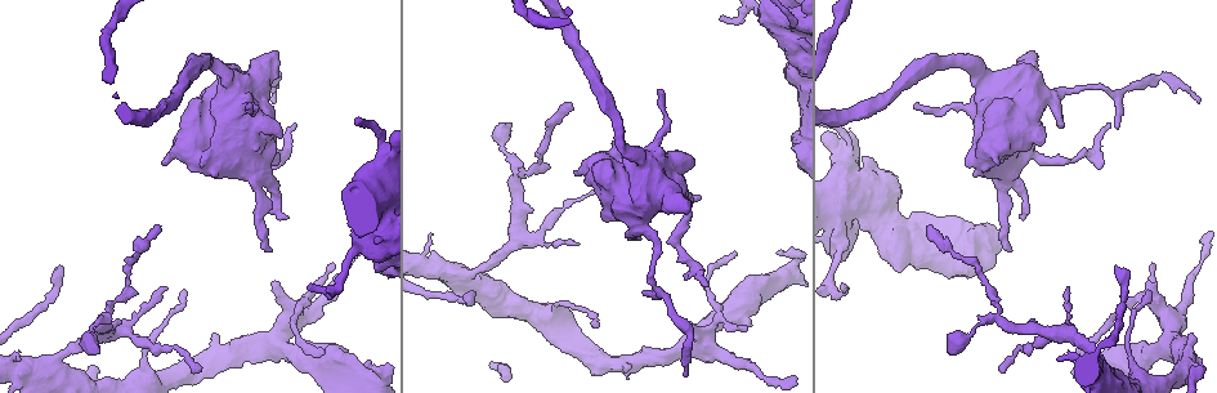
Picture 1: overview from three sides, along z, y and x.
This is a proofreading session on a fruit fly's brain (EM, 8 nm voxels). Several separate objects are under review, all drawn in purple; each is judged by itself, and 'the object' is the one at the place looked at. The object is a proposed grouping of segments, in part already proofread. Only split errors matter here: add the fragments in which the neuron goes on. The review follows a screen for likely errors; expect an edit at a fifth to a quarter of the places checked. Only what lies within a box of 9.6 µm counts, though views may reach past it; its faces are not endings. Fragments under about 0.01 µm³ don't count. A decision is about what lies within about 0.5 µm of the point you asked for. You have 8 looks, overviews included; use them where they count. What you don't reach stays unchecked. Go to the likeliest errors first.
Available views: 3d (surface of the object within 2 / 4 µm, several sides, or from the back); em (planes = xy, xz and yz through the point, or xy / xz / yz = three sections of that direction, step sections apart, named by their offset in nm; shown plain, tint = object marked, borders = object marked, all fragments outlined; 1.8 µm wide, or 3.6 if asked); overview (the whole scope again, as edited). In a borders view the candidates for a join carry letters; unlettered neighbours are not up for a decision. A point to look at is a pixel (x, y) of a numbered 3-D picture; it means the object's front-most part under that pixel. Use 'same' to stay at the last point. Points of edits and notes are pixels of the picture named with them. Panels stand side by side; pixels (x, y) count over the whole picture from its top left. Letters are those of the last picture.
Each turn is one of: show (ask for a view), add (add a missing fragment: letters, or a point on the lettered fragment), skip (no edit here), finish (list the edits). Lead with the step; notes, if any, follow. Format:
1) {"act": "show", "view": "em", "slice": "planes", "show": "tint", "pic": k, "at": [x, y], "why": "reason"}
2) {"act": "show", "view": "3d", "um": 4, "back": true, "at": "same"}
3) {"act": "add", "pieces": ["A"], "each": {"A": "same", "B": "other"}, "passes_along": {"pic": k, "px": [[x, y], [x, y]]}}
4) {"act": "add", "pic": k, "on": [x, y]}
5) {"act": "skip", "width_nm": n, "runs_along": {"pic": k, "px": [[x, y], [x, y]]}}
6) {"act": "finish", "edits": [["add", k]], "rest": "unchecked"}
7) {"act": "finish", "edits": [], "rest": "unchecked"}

{"act": "show", "view": "3d", "um": 4, "pic": 1, "at": [274, 99], "why": "an open end"}

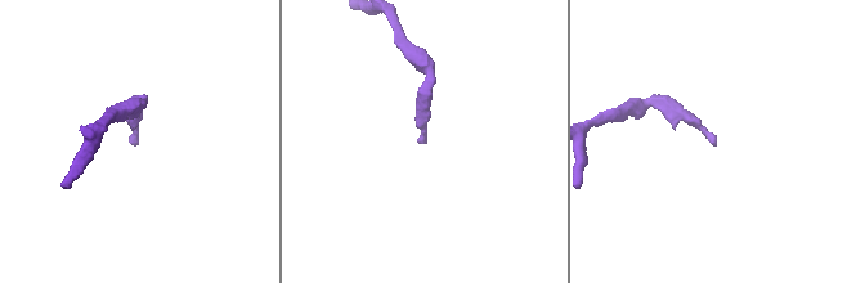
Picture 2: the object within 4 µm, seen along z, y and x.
{"act": "show", "view": "em", "slice": "planes", "show": "borders", "pic": 2, "at": [138, 142], "why": "shape alone is not enough"}

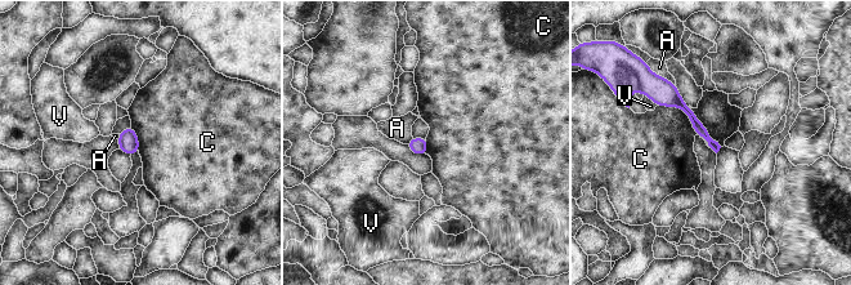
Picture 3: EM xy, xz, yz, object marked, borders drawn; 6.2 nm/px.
{"act": "skip", "each": {"A": "other", "C": "other", "V": "other"}, "runs_along": {"pic": 3, "px": [[666, 85], [716, 147]]}, "found": "no lettered fragment goes on from it"}

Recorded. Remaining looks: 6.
{"act": "show", "view": "3d", "um": 2, "pic": 1, "at": [310, 287], "why": "branch stops here"}

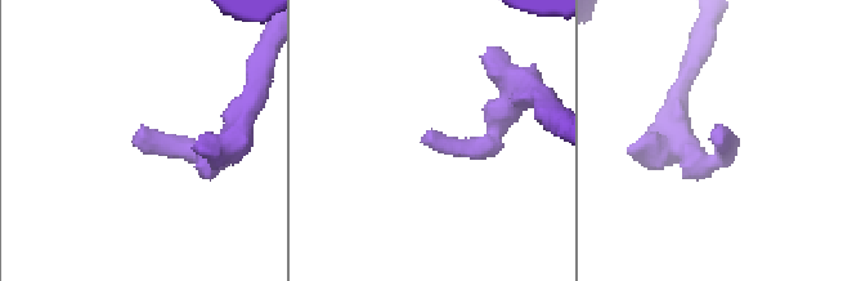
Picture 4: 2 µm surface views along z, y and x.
{"act": "show", "view": "em", "slice": "planes", "show": "borders", "pic": 4, "at": [140, 130], "why": "now the EM"}

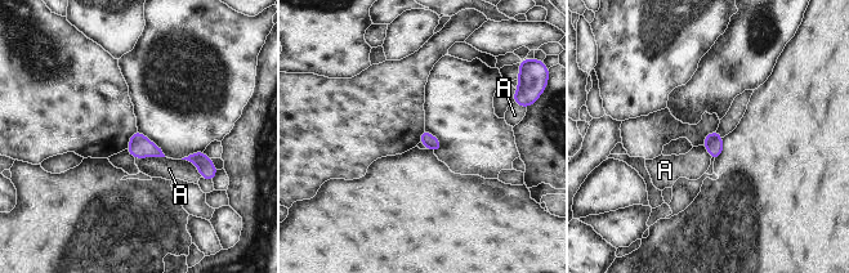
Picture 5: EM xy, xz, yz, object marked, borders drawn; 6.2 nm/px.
{"act": "skip", "width_nm": 90, "each": {"A": "other"}, "border": {"pic": 5, "px": [[164, 156], [135, 159]]}, "found": "none of them fits"}

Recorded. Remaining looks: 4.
{"act": "show", "view": "em", "slice": "yz", "step": 16, "show": "tint", "pic": 1, "at": [303, 297], "why": "sharp bend"}

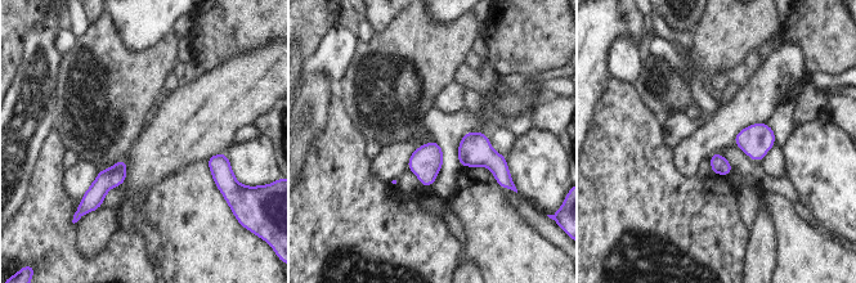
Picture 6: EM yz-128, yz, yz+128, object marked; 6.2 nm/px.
{"act": "show", "view": "em", "slice": "planes", "show": "borders", "at": "same", "why": "cut it another way"}

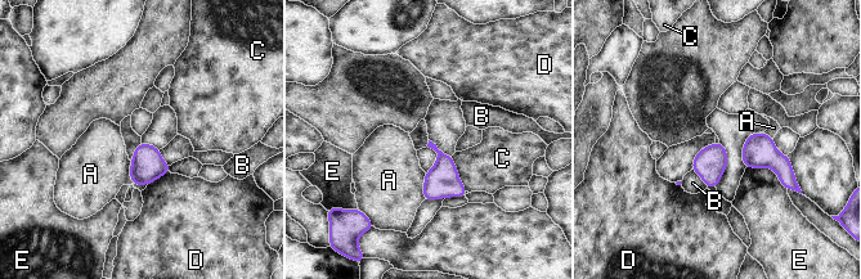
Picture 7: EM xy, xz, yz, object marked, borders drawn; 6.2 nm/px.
{"act": "skip", "each": {"A": "other", "B": "other", "C": "other", "D": "other", "E": "other"}, "border": {"pic": 7, "px": [[425, 172], [422, 199]]}, "found": "no lettered fragment goes on from it"}

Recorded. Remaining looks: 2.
{"act": "finish", "edits": [], "rest": "unchecked"}

